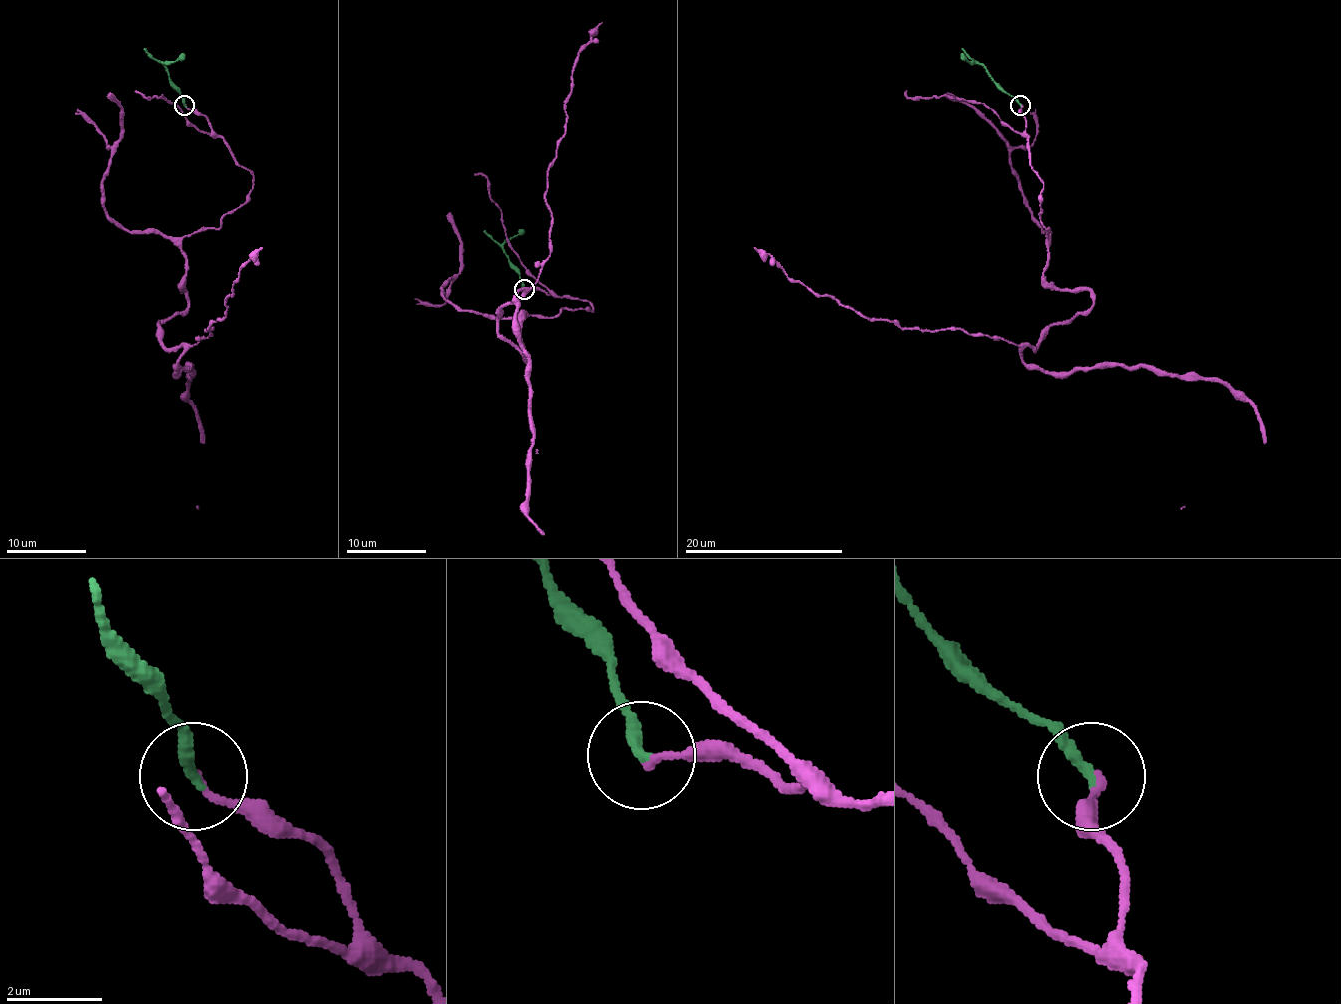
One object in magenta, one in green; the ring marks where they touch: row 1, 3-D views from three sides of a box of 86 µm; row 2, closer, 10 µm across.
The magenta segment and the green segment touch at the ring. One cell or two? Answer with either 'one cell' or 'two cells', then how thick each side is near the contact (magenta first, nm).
one cell | 150/260 nm

